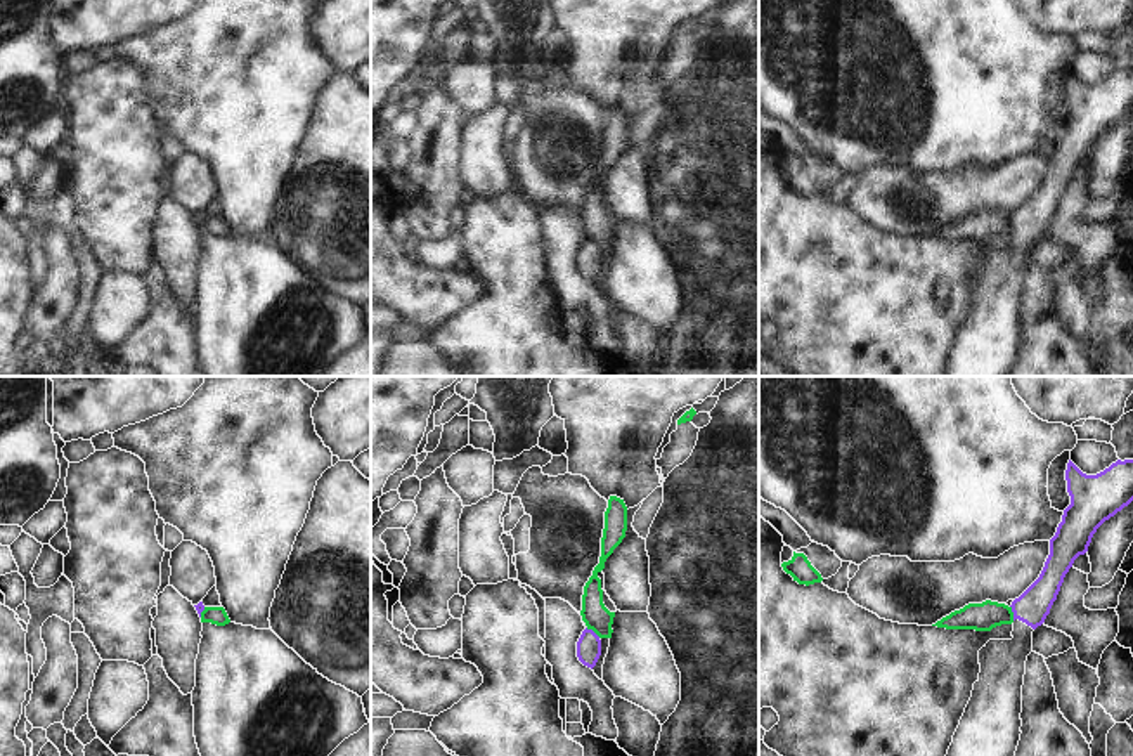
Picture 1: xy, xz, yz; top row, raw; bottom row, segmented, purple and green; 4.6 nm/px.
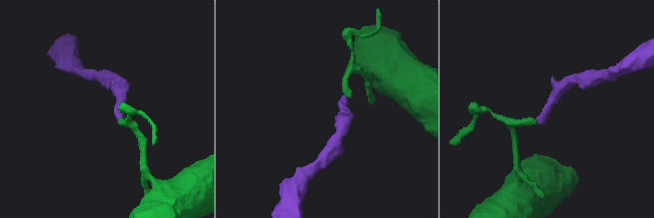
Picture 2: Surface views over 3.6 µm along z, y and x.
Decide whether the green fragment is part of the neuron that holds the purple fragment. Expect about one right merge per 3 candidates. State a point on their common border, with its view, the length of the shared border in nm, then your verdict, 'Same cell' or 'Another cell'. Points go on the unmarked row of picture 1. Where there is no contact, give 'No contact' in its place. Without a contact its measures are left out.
Touches purple at yz (1012, 222). Shared border 70 nm. Another cell.

